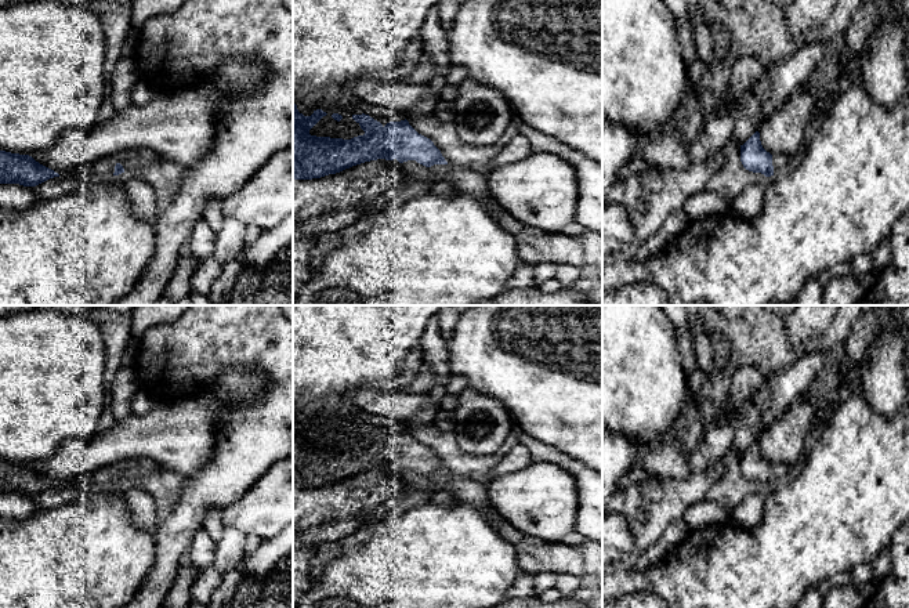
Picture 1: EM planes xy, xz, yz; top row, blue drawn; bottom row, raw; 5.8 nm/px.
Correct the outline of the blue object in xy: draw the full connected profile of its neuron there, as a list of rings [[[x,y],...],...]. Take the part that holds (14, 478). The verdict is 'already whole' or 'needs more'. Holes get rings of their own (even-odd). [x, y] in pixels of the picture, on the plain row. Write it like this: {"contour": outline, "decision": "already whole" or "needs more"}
{"contour": [[[0,460],[0,493],[36,496],[54,486],[59,484],[29,464]]], "decision": "already whole"}

